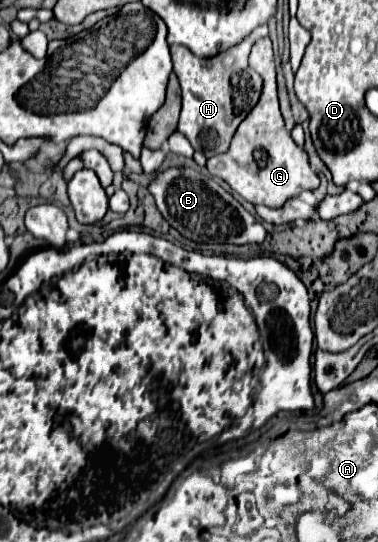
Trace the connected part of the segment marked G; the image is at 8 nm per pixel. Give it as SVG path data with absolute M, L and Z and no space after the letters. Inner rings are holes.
M270 38L254 44L250 54L250 64L264 80L262 96L258 104L252 108L252 112L238 126L230 150L220 156L208 158L206 168L212 176L220 176L222 180L226 180L230 188L250 204L282 208L302 190L316 190L320 186L320 180L312 172L304 148L300 148L284 128L284 120L276 98L276 70L274 70L274 52ZM256 152L260 152L262 156L256 158Z

